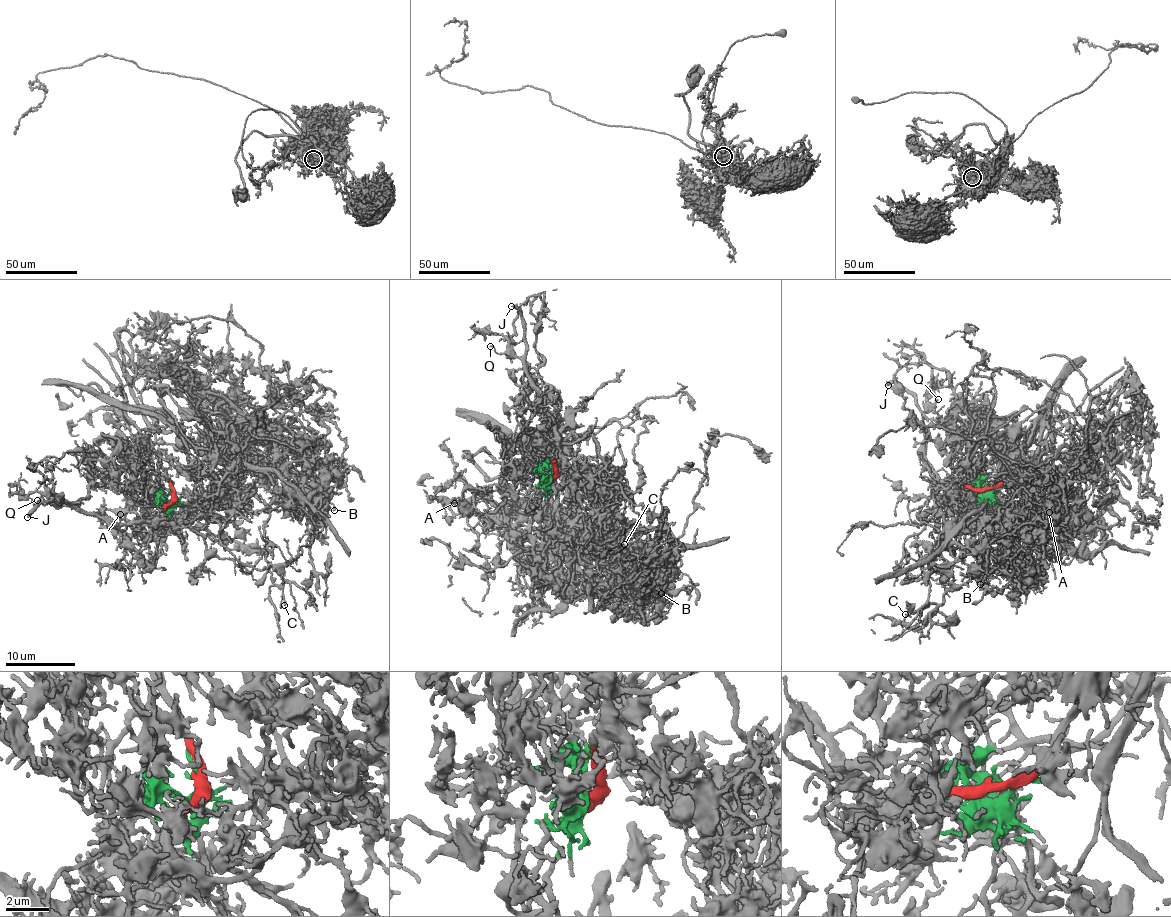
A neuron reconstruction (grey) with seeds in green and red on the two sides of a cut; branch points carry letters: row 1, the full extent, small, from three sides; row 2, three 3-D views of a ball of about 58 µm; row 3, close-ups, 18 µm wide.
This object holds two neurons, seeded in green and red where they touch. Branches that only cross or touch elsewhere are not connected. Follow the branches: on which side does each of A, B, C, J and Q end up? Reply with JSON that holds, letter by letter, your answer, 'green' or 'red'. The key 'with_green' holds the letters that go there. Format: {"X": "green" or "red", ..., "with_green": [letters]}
{"A": "green", "B": "green", "C": "red", "J": "red", "Q": "red", "with_green": ["A", "B"]}

